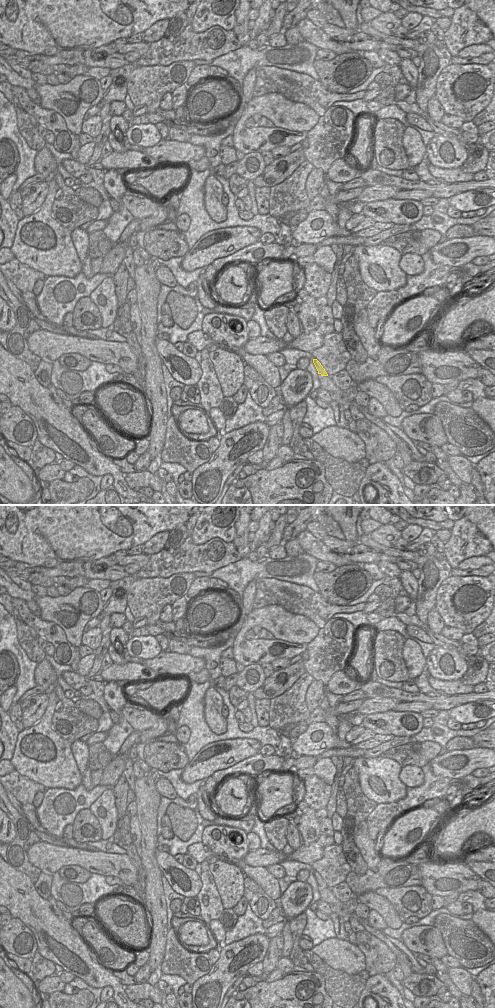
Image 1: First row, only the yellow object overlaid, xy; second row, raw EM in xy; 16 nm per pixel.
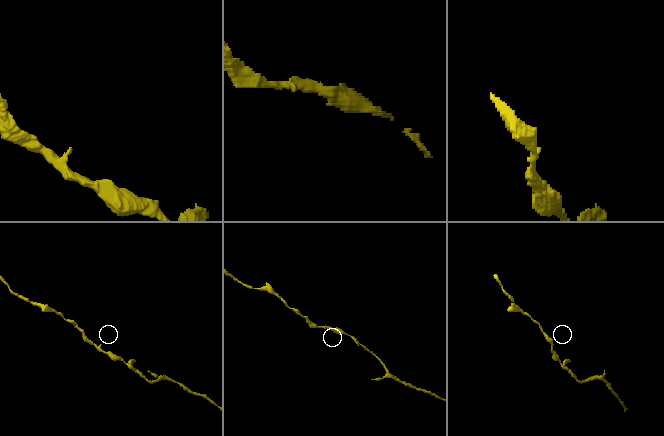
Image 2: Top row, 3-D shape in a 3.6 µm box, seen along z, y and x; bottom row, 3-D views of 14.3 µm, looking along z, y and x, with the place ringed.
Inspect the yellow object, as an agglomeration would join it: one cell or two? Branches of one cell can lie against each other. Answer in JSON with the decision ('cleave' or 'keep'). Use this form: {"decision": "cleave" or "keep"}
{"decision": "cleave"}

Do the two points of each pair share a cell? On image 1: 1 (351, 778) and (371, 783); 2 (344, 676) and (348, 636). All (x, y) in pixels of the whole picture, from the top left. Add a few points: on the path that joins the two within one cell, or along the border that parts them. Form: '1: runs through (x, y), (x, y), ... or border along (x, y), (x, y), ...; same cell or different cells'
1: border along (353, 766), (357, 772), (361, 791), (371, 800); different cells
2: border along (348, 669), (336, 671), (327, 685); different cells

